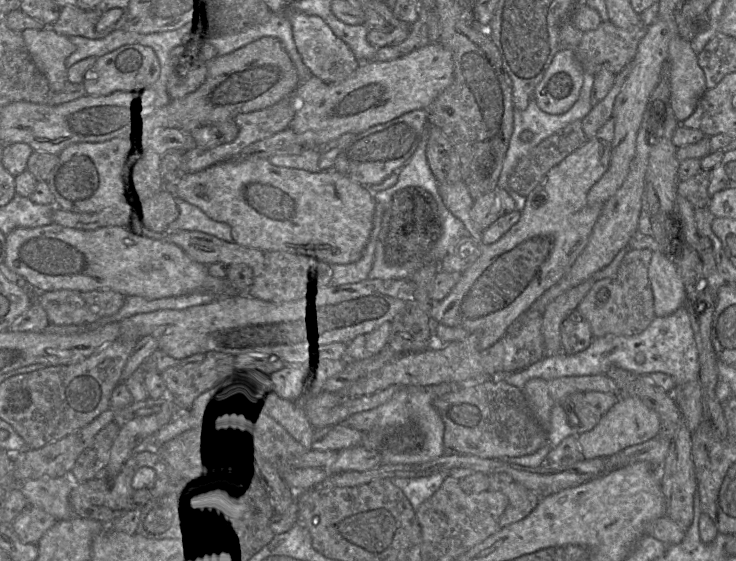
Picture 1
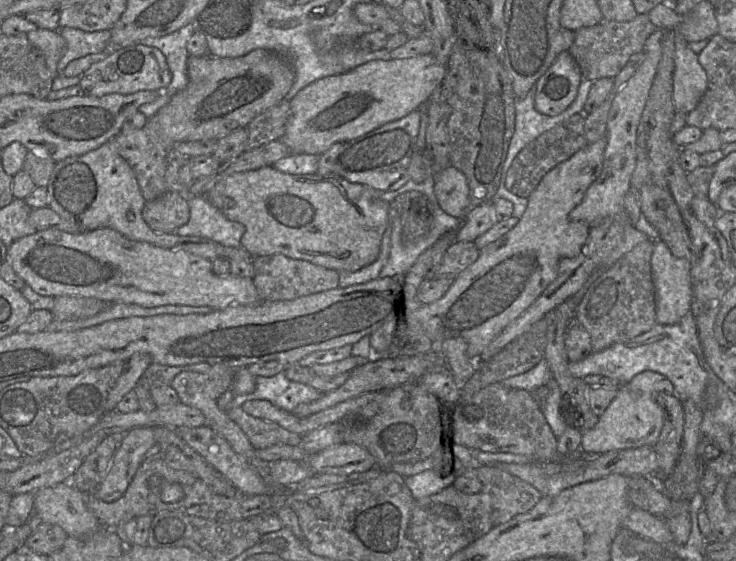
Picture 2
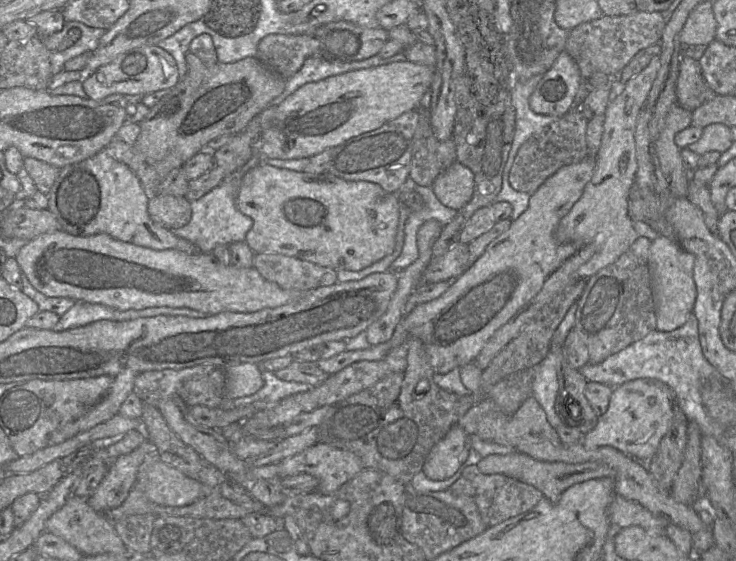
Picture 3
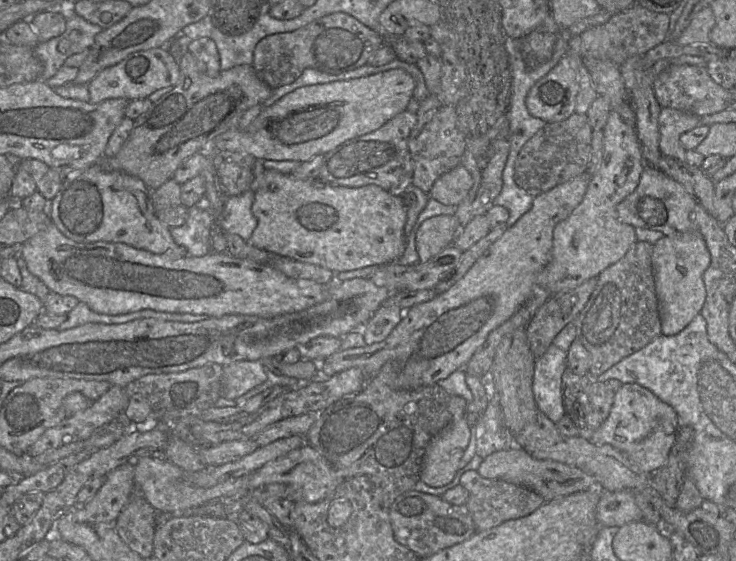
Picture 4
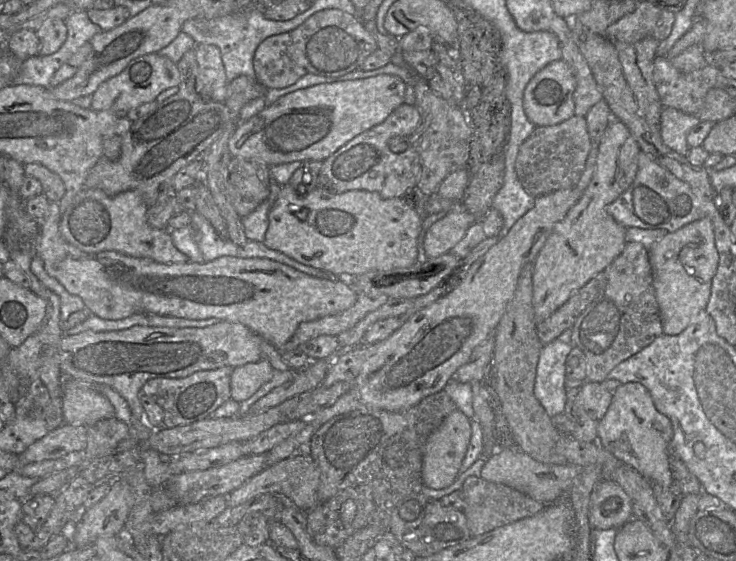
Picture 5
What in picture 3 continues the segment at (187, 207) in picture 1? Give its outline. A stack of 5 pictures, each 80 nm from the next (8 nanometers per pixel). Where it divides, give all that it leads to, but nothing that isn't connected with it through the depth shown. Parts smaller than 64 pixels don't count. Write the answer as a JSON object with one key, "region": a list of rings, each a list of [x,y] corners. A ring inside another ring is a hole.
{"region":[[[236,171],[227,176],[219,186],[203,197],[190,201],[192,216],[189,223],[176,230],[171,230],[178,237],[193,243],[200,253],[209,254],[218,245],[227,245],[245,240],[247,232],[253,226],[253,220],[239,211],[236,196],[242,176],[245,172]]]}

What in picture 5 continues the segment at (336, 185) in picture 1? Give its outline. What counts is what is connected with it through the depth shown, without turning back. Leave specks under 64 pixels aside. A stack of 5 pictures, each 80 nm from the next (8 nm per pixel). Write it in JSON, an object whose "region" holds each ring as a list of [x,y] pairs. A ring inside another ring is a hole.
{"region":[[[284,184],[268,213],[263,244],[334,278],[354,277],[373,270],[413,266],[423,218],[402,198],[382,198],[366,190],[333,193],[321,185],[300,194]]]}

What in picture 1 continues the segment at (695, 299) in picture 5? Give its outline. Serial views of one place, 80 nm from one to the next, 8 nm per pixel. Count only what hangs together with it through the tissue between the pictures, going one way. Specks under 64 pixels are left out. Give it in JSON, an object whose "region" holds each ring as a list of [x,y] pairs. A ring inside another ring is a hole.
{"region":[[[653,252],[648,268],[648,278],[654,298],[654,312],[658,317],[668,316],[685,304],[686,291],[675,263],[663,252]]]}

